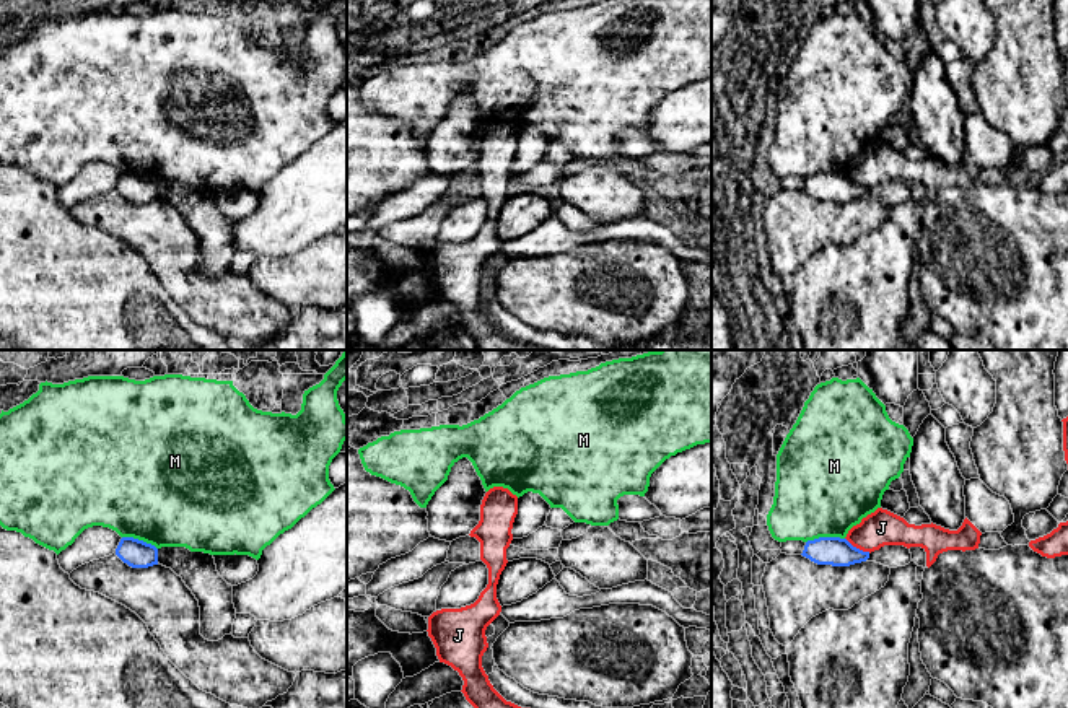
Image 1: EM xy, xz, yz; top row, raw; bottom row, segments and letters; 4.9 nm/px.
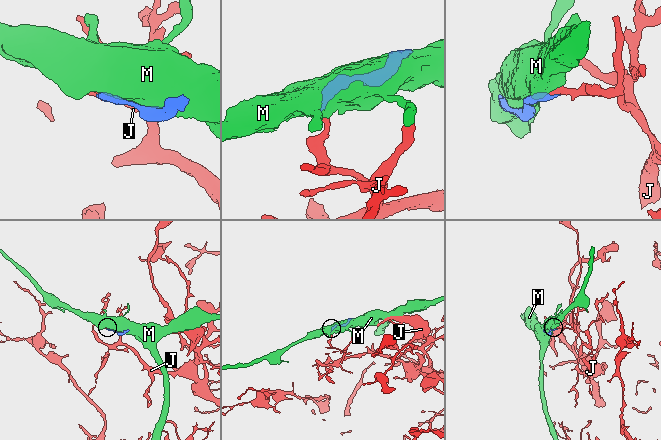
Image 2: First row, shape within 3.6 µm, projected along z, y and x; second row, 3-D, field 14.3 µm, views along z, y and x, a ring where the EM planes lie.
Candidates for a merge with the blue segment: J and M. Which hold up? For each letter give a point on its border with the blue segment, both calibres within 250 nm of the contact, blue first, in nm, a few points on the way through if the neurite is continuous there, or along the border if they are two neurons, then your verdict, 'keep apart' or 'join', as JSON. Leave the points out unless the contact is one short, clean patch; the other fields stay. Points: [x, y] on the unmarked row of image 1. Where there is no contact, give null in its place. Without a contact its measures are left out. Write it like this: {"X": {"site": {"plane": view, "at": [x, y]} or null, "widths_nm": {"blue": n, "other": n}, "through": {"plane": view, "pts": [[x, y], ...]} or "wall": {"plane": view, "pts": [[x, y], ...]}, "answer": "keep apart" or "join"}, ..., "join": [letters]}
{"J": {"site": {"plane": "yz", "at": [858, 184]}, "widths_nm": {"blue": 140, "other": 180}, "wall": {"plane": "yz", "pts": [[845, 173], [853, 181], [870, 187]]}, "answer": "keep apart"}, "M": {"site": {"plane": "yz", "at": [824, 173]}, "widths_nm": {"blue": 140, "other": 480}, "answer": "keep apart"}, "join": []}

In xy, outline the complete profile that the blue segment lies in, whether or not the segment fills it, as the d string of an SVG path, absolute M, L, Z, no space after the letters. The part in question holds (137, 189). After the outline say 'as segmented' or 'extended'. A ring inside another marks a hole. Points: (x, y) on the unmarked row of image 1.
M122 173L116 190L132 203L148 203L158 200L158 184L134 173Z; as segmented

